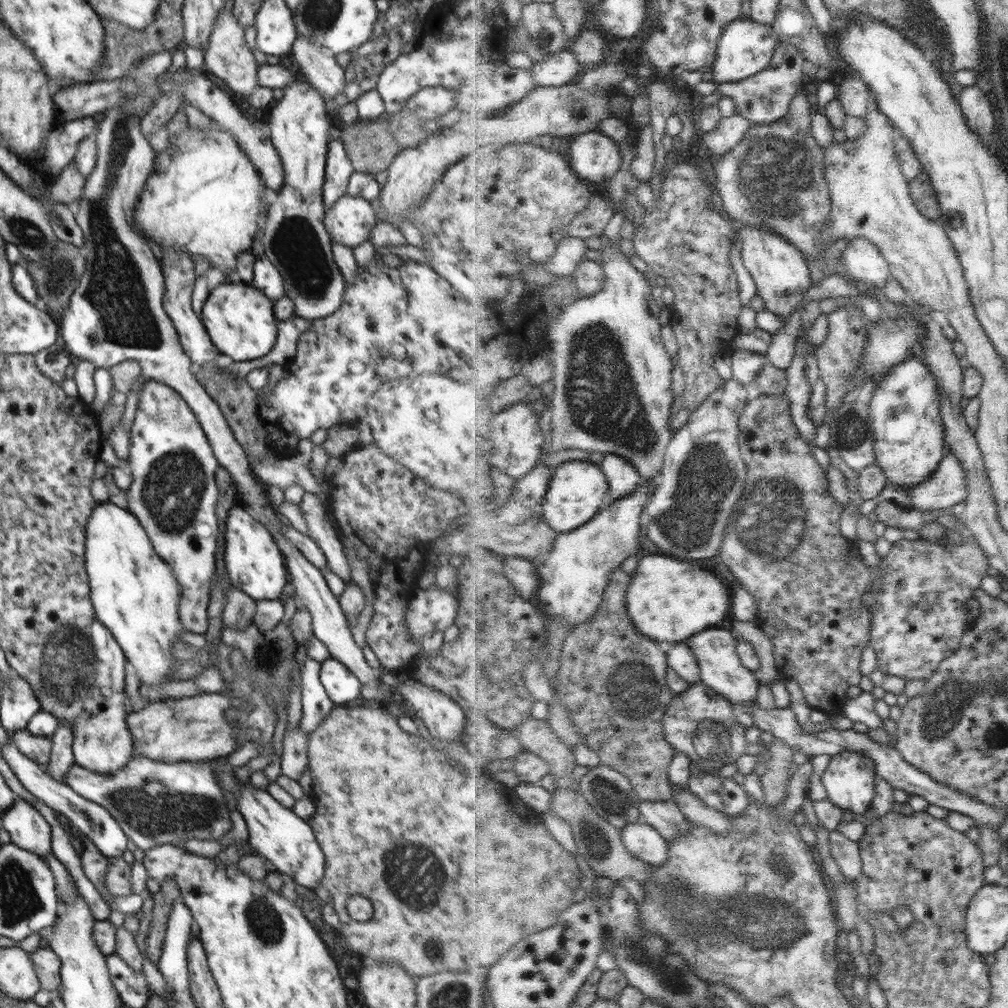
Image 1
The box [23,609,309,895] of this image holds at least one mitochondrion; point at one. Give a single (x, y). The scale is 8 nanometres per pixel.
(153, 812)

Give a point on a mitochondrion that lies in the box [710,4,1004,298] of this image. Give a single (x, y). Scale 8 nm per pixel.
(779, 181)

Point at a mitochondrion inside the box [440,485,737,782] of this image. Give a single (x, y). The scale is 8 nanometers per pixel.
(635, 693)

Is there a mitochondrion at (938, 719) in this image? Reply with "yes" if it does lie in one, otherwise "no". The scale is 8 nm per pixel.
yes

